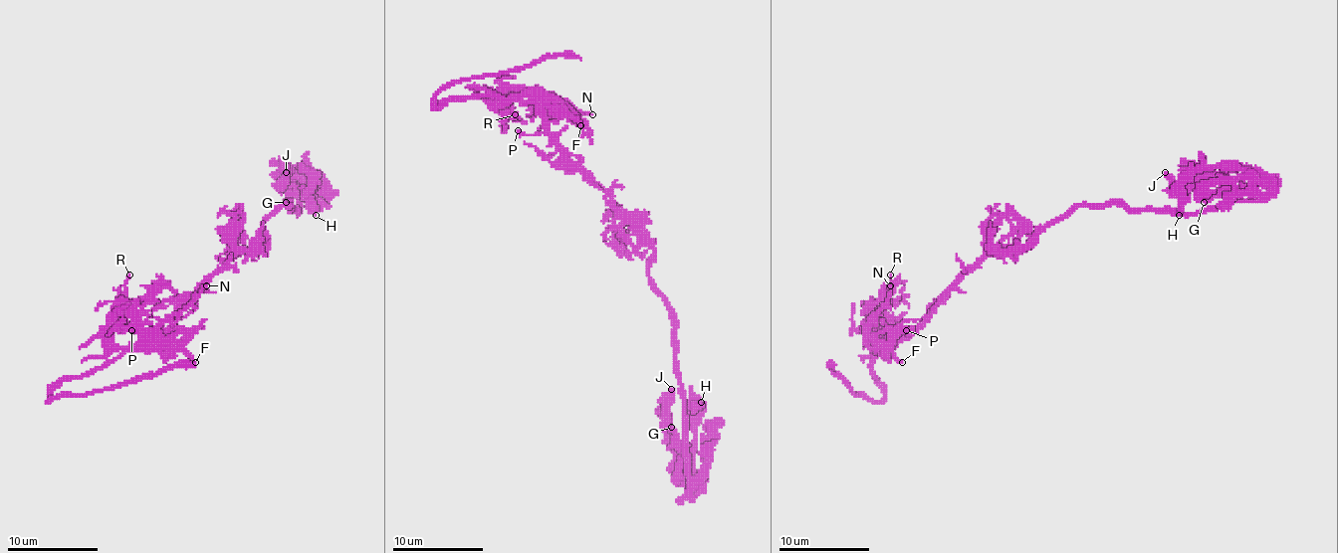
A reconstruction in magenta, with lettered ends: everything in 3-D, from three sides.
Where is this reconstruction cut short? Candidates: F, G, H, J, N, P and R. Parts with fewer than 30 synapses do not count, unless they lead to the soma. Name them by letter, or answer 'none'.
none

